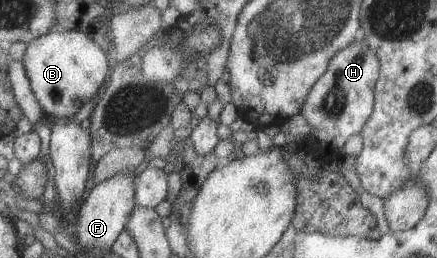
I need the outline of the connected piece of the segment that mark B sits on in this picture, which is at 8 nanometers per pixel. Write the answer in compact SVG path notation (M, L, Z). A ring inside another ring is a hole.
M54 29L26 45L22 61L29 73L31 86L51 119L76 114L81 104L98 95L110 73L107 51L89 34Z

